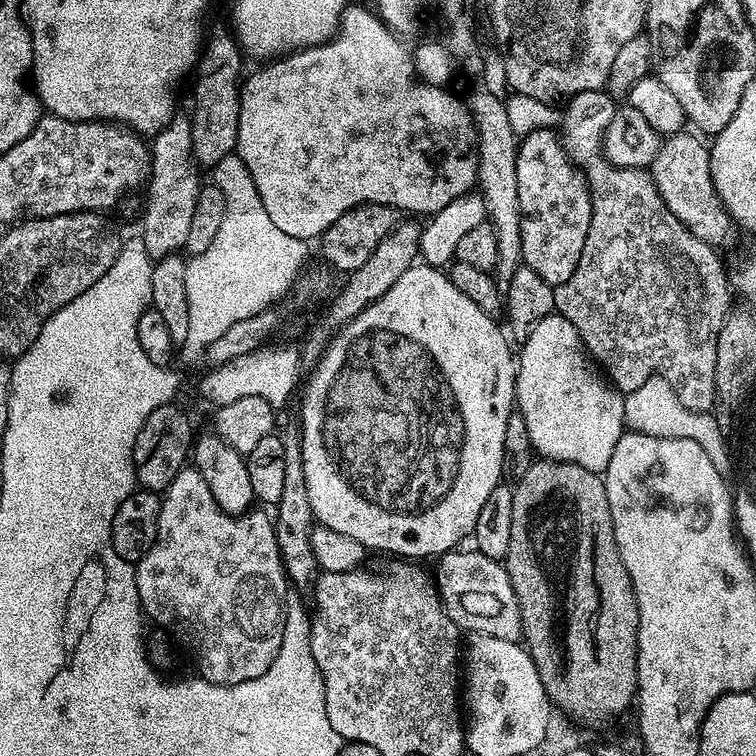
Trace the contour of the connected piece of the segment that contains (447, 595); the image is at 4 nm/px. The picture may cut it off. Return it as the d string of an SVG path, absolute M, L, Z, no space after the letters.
M453 550L439 557L436 580L434 576L434 587L449 618L468 634L519 641L524 635L522 614L505 565L486 558L481 552L464 551Z

